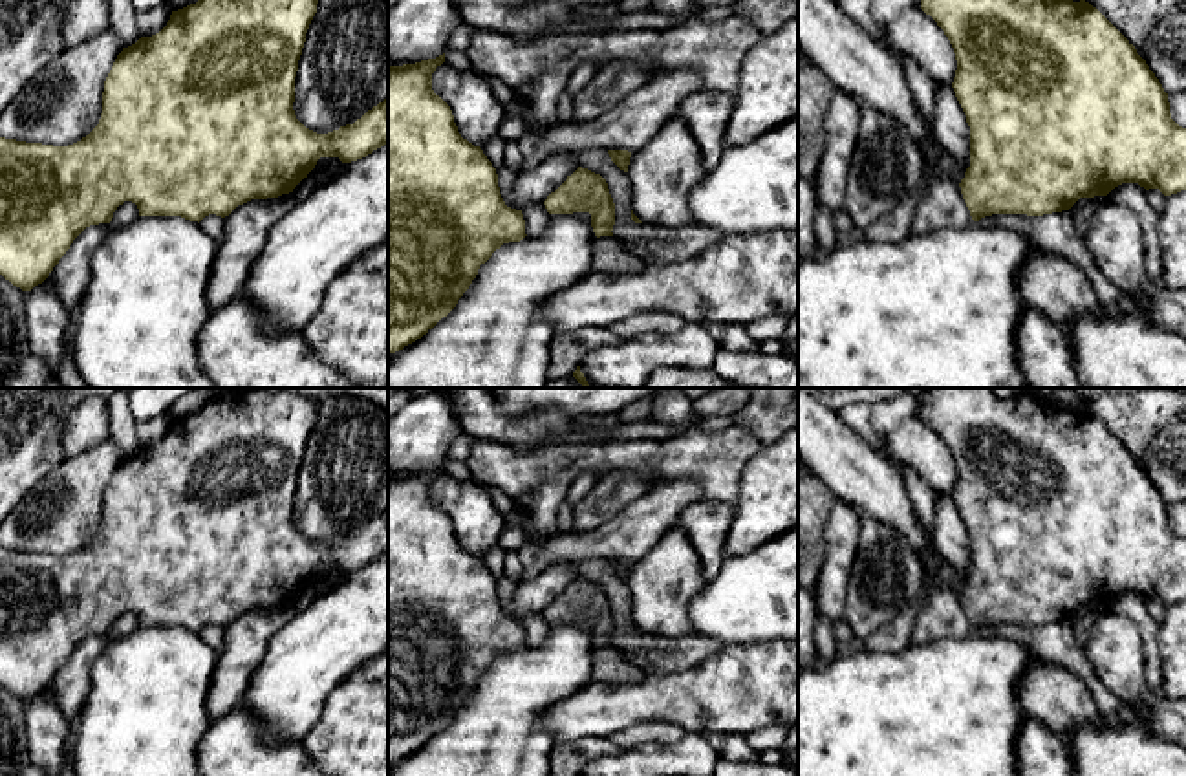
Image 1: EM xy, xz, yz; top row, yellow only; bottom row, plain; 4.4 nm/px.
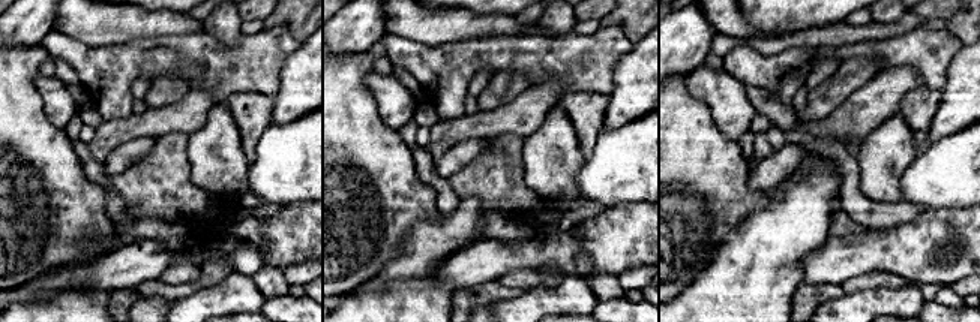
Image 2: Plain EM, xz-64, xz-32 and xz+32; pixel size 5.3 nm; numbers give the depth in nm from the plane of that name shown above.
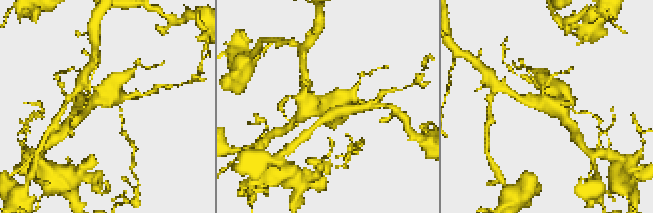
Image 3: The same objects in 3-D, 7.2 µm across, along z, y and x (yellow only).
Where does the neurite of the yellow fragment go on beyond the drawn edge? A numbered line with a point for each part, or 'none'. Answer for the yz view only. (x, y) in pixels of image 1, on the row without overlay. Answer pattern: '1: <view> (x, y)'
none

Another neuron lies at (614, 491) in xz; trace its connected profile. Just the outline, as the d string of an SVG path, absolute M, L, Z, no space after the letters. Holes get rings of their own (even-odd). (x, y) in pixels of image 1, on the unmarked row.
M628 472L602 476L591 492L573 507L573 531L586 533L606 523L646 490L648 483L641 476Z

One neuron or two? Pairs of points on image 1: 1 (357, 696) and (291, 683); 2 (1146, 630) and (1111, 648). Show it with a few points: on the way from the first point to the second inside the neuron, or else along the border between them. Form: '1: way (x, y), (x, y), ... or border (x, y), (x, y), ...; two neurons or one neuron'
1: border (363, 663), (330, 692), (321, 718), (310, 729); two neurons
2: border (1108, 606), (1122, 612), (1135, 625), (1146, 676); two neurons

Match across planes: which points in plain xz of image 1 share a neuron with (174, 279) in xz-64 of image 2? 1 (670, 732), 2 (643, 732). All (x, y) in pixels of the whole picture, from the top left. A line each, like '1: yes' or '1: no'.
1: yes
2: yes

